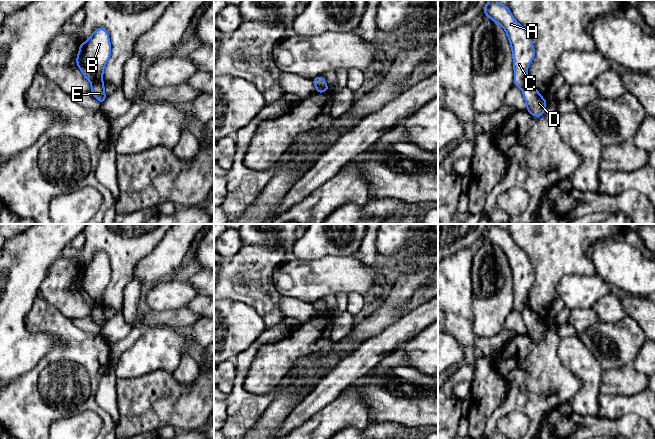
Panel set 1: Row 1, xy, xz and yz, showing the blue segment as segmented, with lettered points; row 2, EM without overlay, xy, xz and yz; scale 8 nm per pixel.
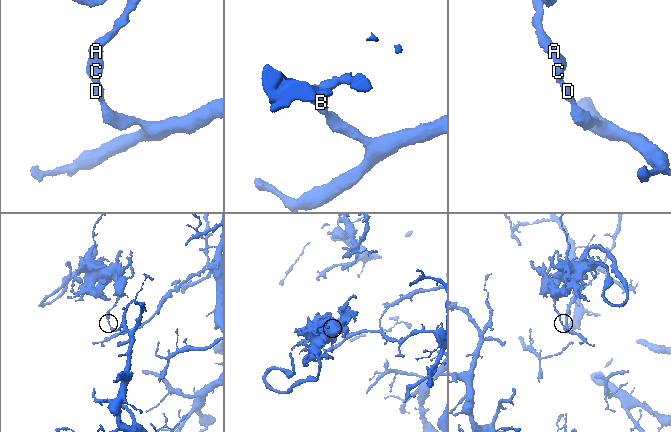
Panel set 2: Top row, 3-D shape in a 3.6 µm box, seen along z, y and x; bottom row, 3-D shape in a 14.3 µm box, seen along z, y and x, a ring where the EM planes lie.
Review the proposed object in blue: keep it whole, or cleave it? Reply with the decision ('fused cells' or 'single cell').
fused cells

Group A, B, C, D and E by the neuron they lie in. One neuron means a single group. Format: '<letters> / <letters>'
A B C / D E

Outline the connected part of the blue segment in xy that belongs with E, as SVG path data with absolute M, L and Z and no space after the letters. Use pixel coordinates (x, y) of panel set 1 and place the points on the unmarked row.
M104 307L103 308L94 308L91 310L90 316L94 319L94 321L101 326L103 329L106 324Z

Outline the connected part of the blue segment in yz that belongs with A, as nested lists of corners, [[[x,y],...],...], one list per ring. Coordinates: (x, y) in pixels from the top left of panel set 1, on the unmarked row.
[[[489,224],[483,232],[483,236],[492,245],[499,247],[506,255],[512,273],[514,309],[521,312],[528,306],[528,290],[535,280],[535,273],[530,260],[526,253],[514,243],[508,230],[495,224]]]

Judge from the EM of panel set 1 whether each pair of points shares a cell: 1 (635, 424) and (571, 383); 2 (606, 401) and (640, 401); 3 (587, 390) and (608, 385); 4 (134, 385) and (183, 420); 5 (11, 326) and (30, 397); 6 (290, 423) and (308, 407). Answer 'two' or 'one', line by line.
1: two
2: one
3: two
4: one
5: two
6: one

